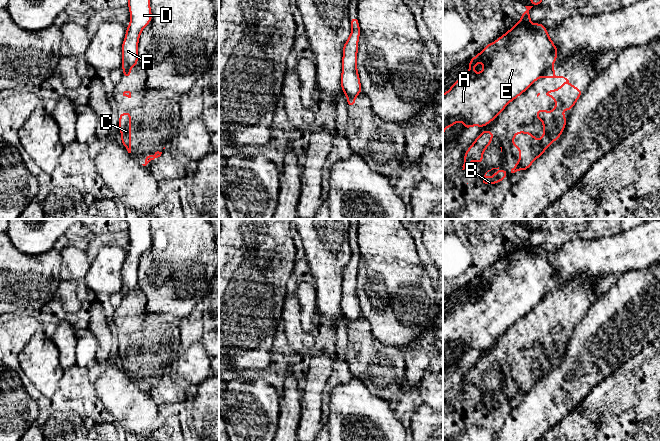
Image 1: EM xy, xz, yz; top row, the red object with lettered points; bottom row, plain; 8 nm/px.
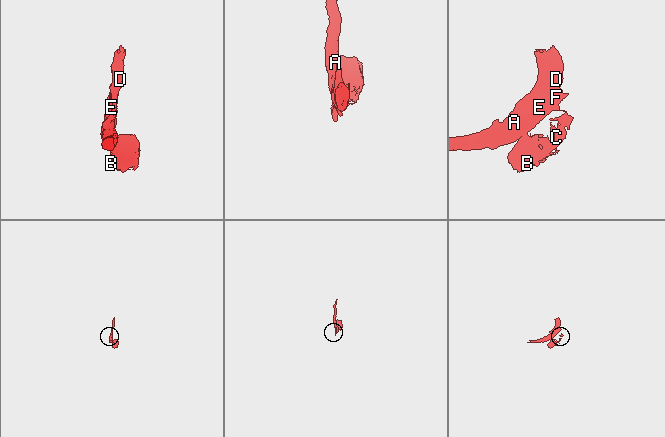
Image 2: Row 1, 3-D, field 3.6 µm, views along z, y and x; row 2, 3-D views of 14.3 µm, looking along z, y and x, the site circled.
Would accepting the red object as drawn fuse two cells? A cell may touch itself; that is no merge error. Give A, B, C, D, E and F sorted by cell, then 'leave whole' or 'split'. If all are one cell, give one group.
A D E F / B C | split

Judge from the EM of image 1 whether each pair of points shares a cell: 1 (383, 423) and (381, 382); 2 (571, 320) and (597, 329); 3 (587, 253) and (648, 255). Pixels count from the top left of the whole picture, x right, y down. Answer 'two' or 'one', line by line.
1: two
2: two
3: one

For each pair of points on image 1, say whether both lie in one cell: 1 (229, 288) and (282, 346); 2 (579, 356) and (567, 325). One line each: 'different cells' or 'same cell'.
1: different cells
2: different cells

